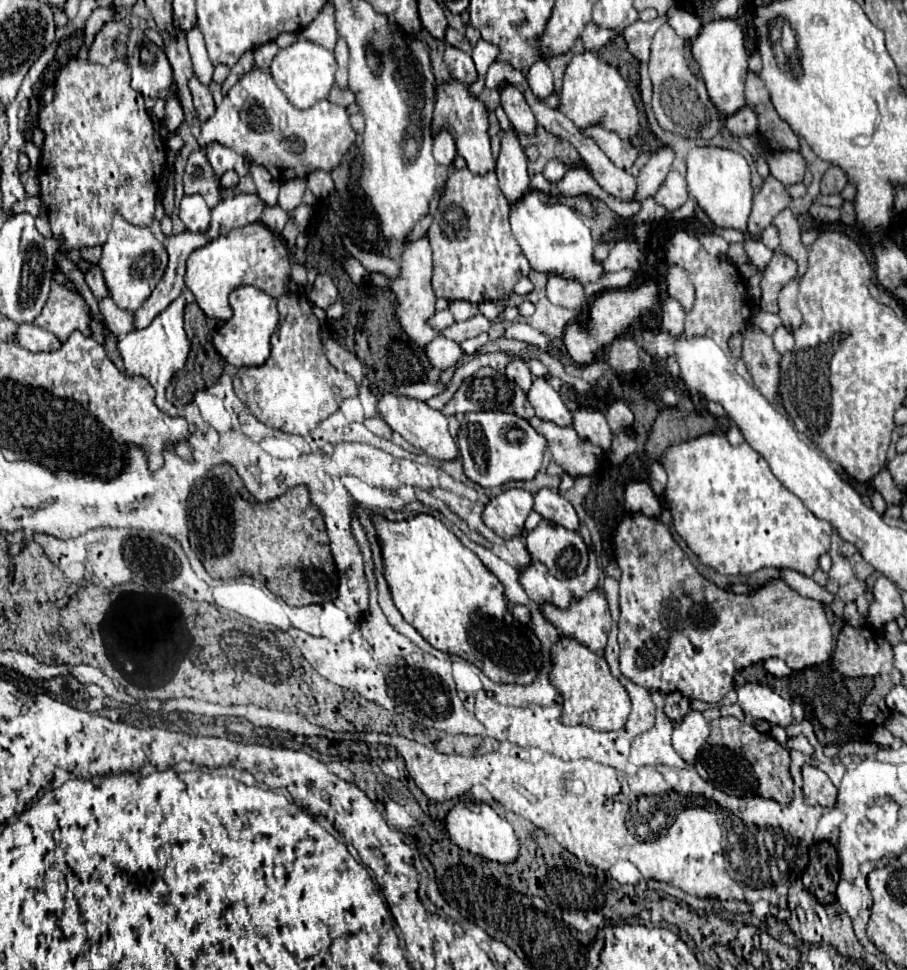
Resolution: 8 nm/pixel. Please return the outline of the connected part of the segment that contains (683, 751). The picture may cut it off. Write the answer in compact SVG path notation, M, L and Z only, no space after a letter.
M690 710L686 718L674 728L672 746L688 764L694 764L698 750L708 740L708 736L710 736L710 726L702 718L702 714Z

